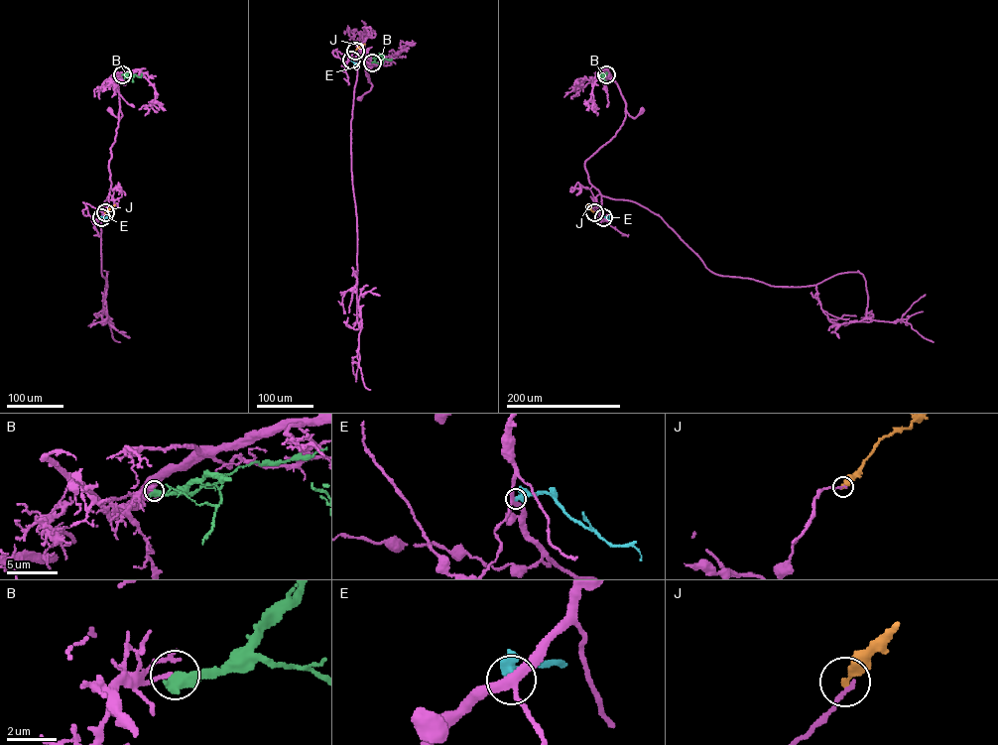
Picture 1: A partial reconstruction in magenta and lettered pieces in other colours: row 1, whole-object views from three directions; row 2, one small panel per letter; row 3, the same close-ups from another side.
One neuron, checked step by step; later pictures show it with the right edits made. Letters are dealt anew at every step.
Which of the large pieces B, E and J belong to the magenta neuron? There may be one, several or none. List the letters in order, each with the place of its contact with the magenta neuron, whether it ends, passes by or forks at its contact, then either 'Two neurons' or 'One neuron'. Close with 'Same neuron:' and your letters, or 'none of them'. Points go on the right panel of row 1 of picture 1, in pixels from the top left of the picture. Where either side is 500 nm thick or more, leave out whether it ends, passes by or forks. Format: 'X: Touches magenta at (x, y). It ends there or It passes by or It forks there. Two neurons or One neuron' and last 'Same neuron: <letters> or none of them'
B: Touches magenta at (606, 74). Two neurons
E: Touches magenta at (603, 217). It ends there. Two neurons
J: Touches magenta at (594, 212). It ends there. Two neurons
Same neuron: none of them

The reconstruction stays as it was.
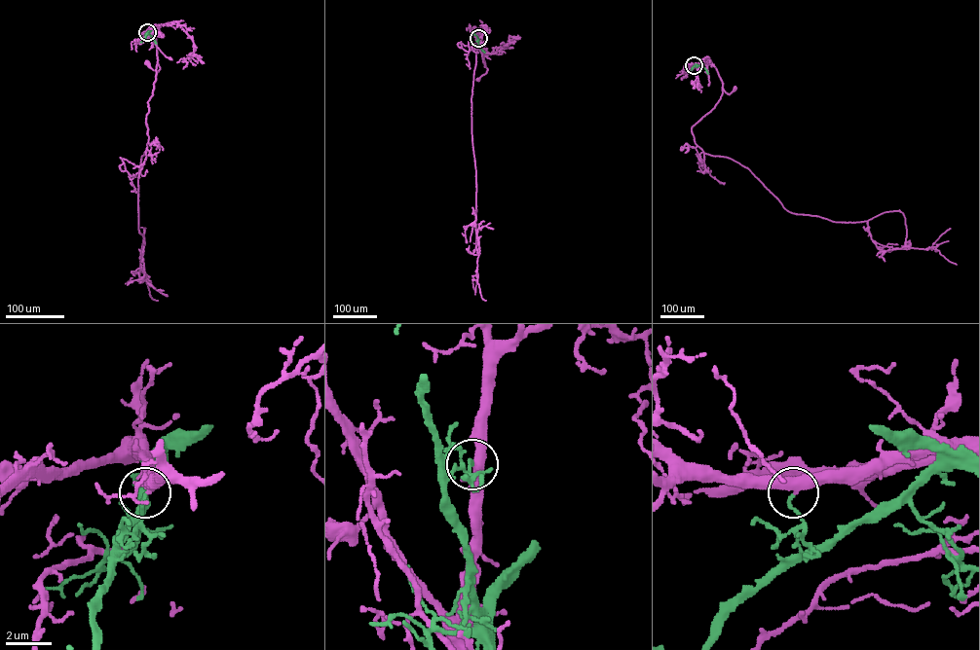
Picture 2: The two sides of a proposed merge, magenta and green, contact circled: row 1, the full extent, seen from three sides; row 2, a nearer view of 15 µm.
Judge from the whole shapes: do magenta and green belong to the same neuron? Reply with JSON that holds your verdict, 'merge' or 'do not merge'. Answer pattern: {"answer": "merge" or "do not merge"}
{"answer": "do not merge"}

